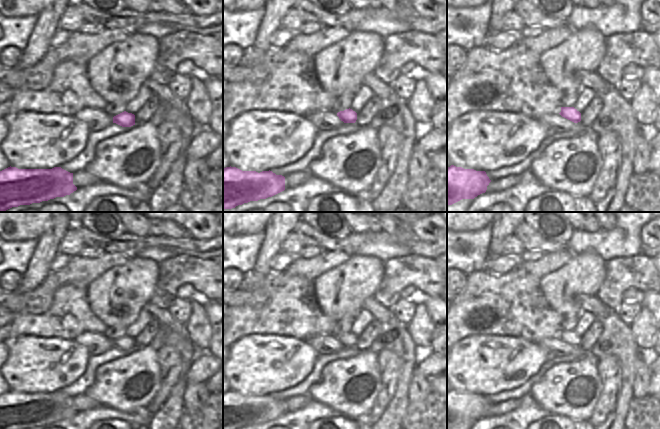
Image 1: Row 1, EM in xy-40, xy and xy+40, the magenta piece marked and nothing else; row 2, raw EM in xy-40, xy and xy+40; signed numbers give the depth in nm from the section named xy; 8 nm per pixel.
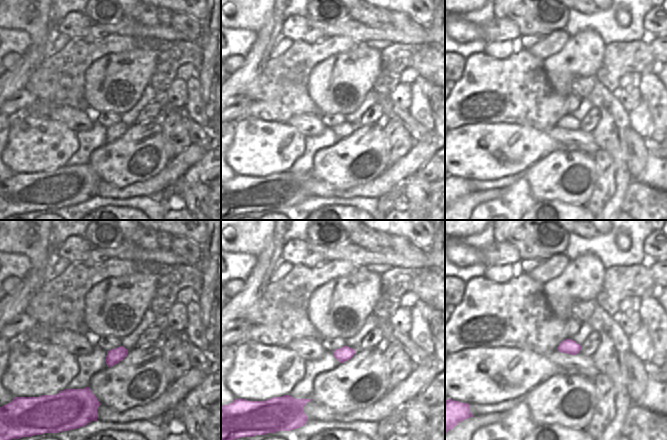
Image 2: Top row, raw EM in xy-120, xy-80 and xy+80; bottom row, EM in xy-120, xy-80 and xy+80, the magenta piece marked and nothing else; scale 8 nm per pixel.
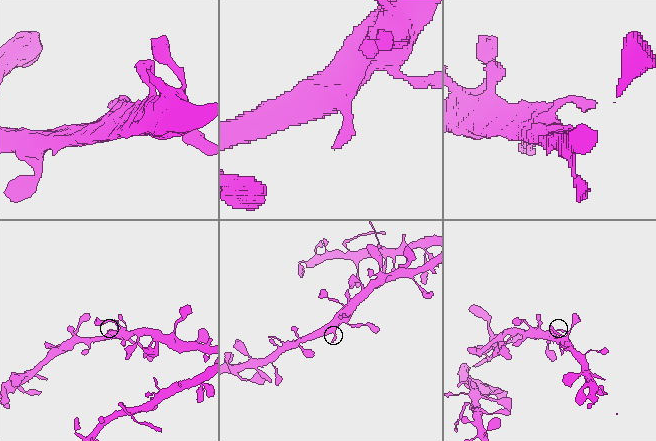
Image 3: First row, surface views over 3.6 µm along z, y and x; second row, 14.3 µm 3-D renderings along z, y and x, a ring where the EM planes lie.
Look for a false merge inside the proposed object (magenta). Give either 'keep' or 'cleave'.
keep

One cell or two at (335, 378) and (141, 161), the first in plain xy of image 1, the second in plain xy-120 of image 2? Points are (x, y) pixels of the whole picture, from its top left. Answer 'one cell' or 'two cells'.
one cell

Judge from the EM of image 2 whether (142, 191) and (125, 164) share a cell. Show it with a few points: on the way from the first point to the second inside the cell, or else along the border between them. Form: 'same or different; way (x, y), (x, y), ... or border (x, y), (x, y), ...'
different; border (158, 173), (139, 182), (125, 186), (114, 186)

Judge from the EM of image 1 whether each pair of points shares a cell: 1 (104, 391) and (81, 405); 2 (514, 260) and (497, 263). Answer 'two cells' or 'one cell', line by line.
1: two cells
2: one cell

